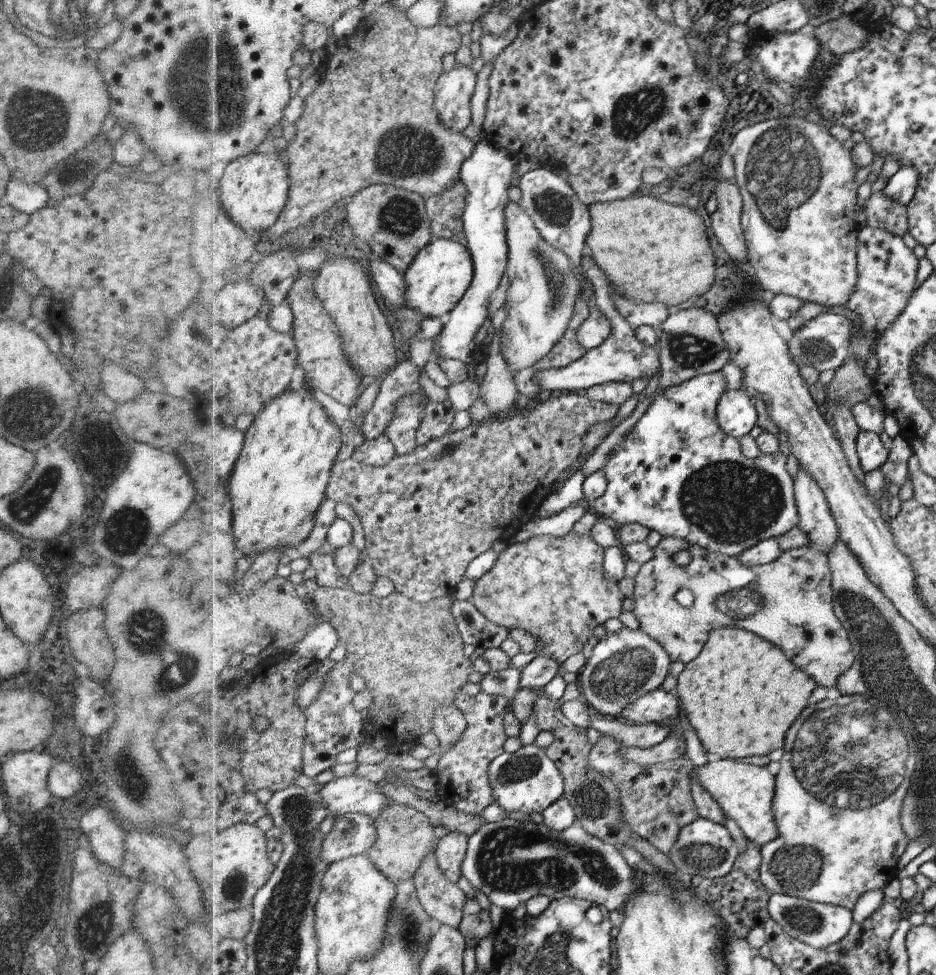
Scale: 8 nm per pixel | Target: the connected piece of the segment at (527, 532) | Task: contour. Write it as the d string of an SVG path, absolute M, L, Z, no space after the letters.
M574 503L555 515L542 515L541 518L527 522L515 536L515 542L523 543L535 536L548 535L556 538L565 537L572 532L572 526L591 509Z

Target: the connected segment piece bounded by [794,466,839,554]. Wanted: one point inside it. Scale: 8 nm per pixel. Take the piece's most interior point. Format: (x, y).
(816, 521)

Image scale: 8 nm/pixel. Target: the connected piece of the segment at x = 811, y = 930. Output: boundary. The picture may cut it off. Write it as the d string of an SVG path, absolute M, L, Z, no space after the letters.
M771 894L767 902L767 909L770 918L774 919L788 936L812 945L814 948L827 948L832 943L838 942L848 934L854 919L853 912L847 908L826 903L814 903L792 894Z

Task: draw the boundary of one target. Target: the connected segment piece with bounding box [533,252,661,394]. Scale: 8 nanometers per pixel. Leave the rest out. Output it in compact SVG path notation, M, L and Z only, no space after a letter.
M588 252L581 258L580 270L587 276L587 280L593 284L593 292L596 296L596 306L600 312L604 313L610 321L613 330L610 336L599 344L598 347L588 350L586 355L582 355L574 363L567 367L557 369L543 369L535 373L533 381L536 381L545 394L552 390L566 390L569 393L586 392L594 385L607 383L610 381L624 381L632 384L635 380L648 379L648 381L661 370L661 362L657 348L648 346L640 342L633 329L626 319L616 310L610 298L613 291L607 276L595 263L595 260Z

